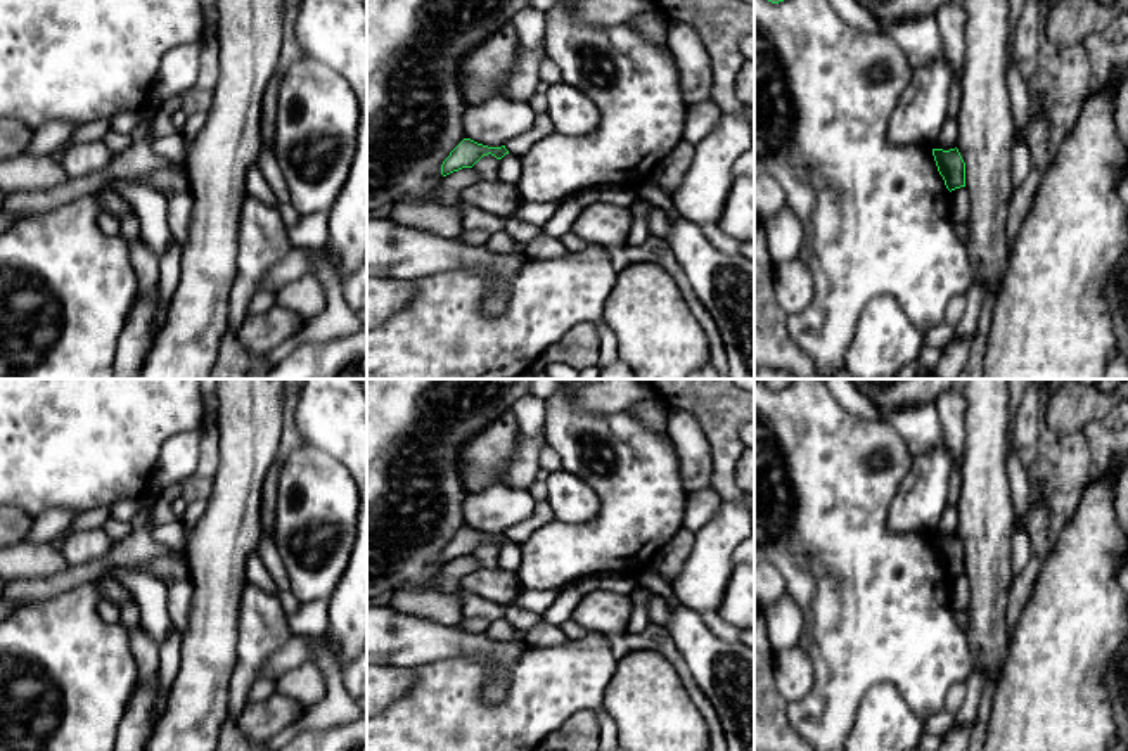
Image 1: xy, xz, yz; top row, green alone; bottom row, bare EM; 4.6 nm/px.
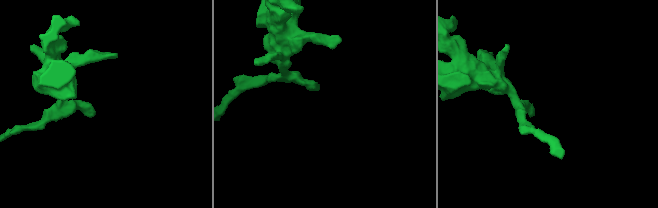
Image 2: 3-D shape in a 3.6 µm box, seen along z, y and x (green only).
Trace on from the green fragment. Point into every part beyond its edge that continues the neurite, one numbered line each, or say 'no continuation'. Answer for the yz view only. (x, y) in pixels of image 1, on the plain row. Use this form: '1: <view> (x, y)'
no continuation

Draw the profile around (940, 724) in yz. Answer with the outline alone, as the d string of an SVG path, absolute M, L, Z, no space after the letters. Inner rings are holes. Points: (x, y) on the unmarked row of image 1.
M941 708L936 715L924 720L922 734L929 734L943 739L953 727L953 723L955 723L955 713L950 713L948 709Z

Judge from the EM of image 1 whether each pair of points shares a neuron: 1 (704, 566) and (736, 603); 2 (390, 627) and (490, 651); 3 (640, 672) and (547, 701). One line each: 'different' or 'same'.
1: different
2: same
3: different

